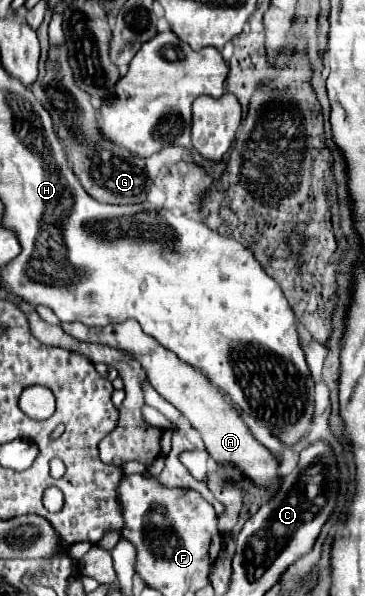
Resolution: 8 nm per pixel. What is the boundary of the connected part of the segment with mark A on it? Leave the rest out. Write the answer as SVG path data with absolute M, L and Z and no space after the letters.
M126 320L122 324L104 326L104 328L88 328L88 326L70 328L70 324L62 324L62 330L78 340L108 344L136 356L142 362L148 380L156 388L156 392L164 396L172 406L176 406L190 420L190 424L202 434L202 440L208 452L212 454L212 458L218 464L232 464L232 466L236 464L236 468L240 468L256 486L266 490L264 492L266 496L270 496L268 494L270 486L280 482L276 476L278 462L274 460L274 456L252 436L252 432L242 422L240 414L230 404L226 404L222 394L218 394L202 374L198 374L190 364L178 360L176 354L168 352L166 348L160 348L160 344L152 336L146 336L142 332L136 320Z

